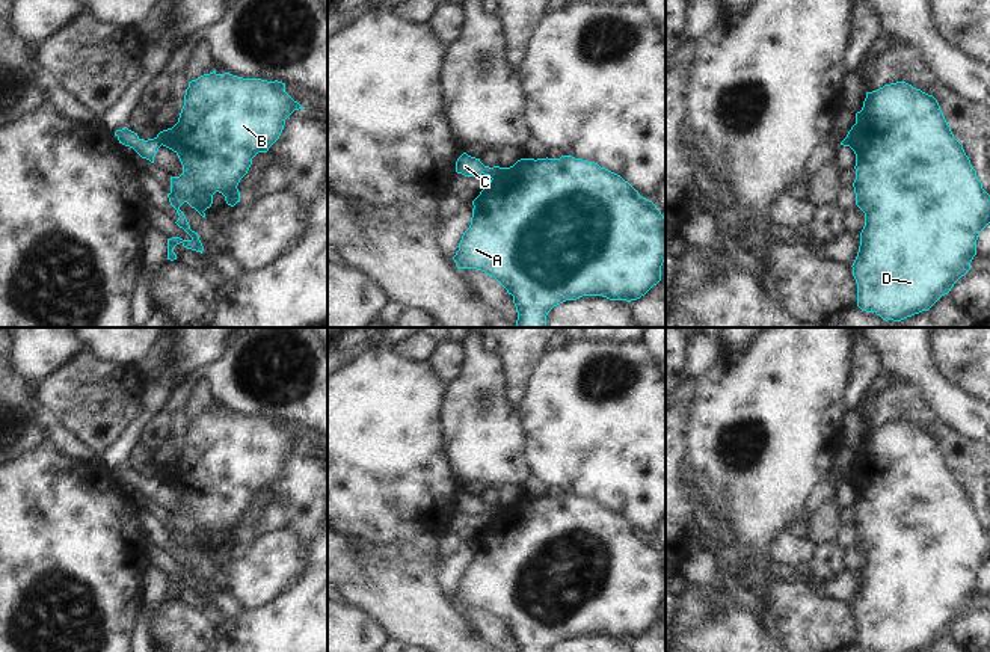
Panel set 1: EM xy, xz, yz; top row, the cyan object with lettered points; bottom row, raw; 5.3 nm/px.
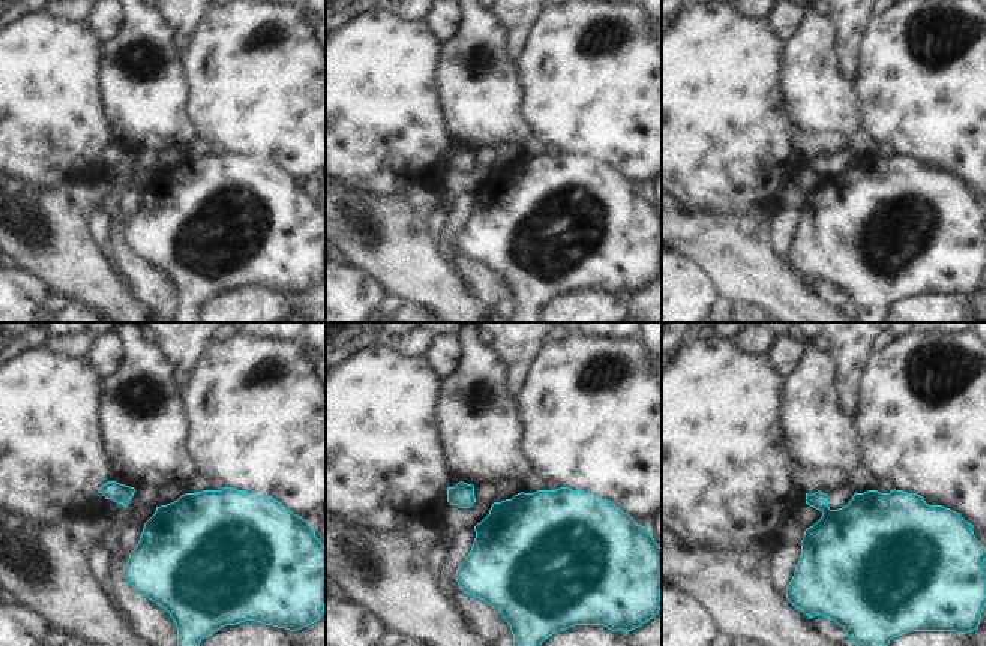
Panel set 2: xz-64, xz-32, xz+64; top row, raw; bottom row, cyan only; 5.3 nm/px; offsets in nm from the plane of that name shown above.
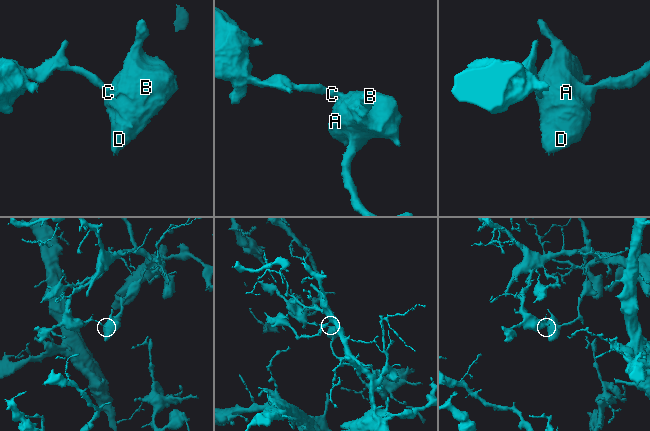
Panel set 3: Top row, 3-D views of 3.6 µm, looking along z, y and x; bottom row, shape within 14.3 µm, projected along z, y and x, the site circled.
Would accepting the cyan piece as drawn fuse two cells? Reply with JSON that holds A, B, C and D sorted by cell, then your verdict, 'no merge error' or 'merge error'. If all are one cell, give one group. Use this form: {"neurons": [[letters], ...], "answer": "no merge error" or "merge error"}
{"neurons": [["A", "B", "D"], ["C"]], "answer": "merge error"}

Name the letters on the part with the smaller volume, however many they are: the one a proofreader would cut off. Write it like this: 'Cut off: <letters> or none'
Cut off: A, B, D.

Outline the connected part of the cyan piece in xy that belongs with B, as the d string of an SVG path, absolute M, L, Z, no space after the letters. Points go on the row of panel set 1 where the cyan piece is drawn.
M214 69L189 82L178 122L172 128L157 134L160 143L172 149L183 165L183 174L180 177L171 177L168 198L180 216L175 223L192 237L190 240L180 237L168 238L168 260L177 260L174 248L180 243L201 254L204 251L198 232L190 229L180 207L187 202L205 217L204 211L211 207L216 192L222 193L231 207L240 202L237 186L248 174L252 158L258 152L269 151L279 139L285 119L299 109L305 107L294 101L285 92L285 83L278 80L243 78L229 72L217 74Z

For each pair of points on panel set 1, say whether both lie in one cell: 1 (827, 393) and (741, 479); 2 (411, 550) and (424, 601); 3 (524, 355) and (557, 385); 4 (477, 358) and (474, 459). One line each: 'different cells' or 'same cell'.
1: same cell
2: same cell
3: different cells
4: same cell

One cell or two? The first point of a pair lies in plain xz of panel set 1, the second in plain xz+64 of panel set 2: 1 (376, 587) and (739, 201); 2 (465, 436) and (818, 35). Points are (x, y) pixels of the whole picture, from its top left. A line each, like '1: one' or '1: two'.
1: two
2: one

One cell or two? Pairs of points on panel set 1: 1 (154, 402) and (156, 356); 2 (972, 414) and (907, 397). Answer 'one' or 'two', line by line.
1: two
2: two

